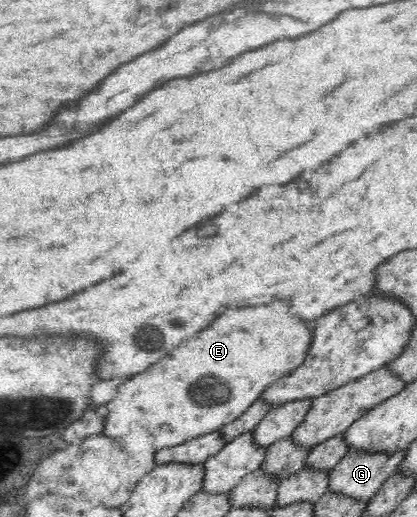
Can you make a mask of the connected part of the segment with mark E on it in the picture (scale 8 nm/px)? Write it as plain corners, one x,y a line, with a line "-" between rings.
275,302
265,306
247,306
247,308
231,308
231,312
223,312
203,332
197,332
191,340
185,340
175,352
147,368
147,374
135,374
129,382
121,384
117,396
105,404
107,422
103,424
102,434
108,437
123,436
131,428
131,422
141,424
155,436
155,450
169,448
183,441
221,430
222,426
237,420
263,392
271,387
279,378
287,375
303,364
307,352
310,351
314,333
309,324
293,314
289,314
291,302

